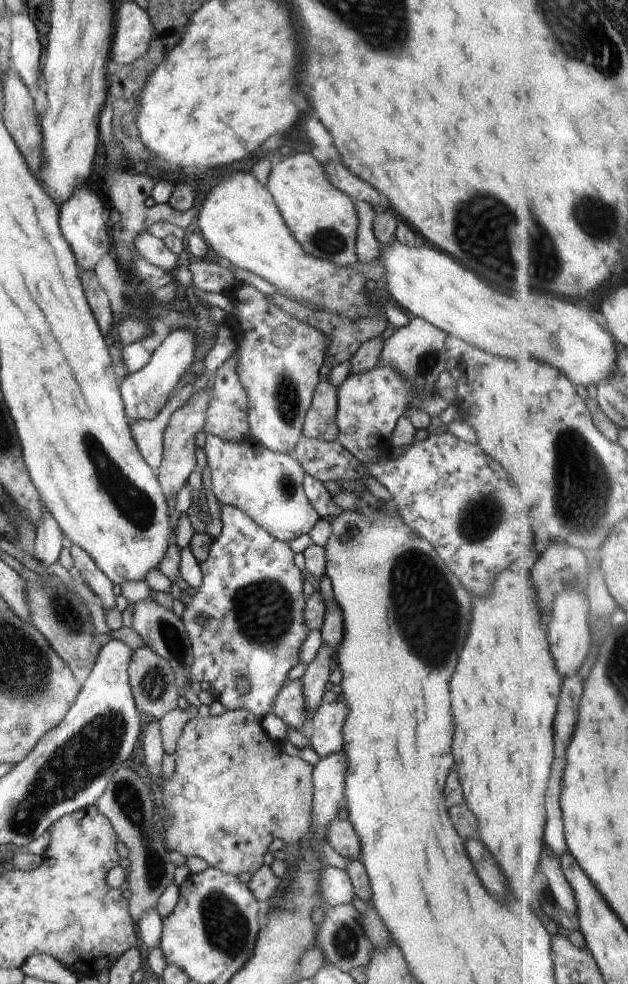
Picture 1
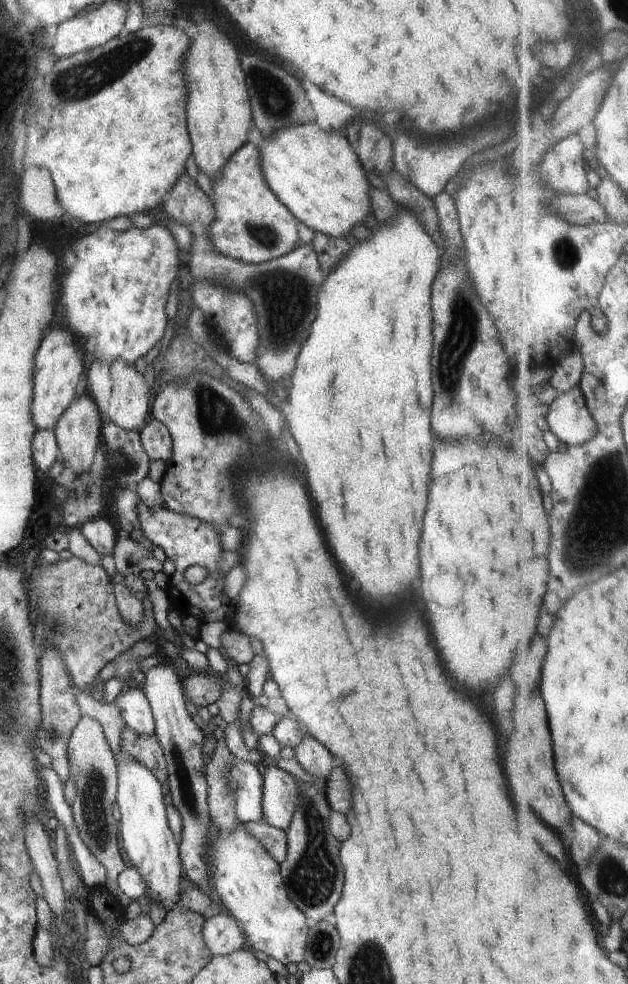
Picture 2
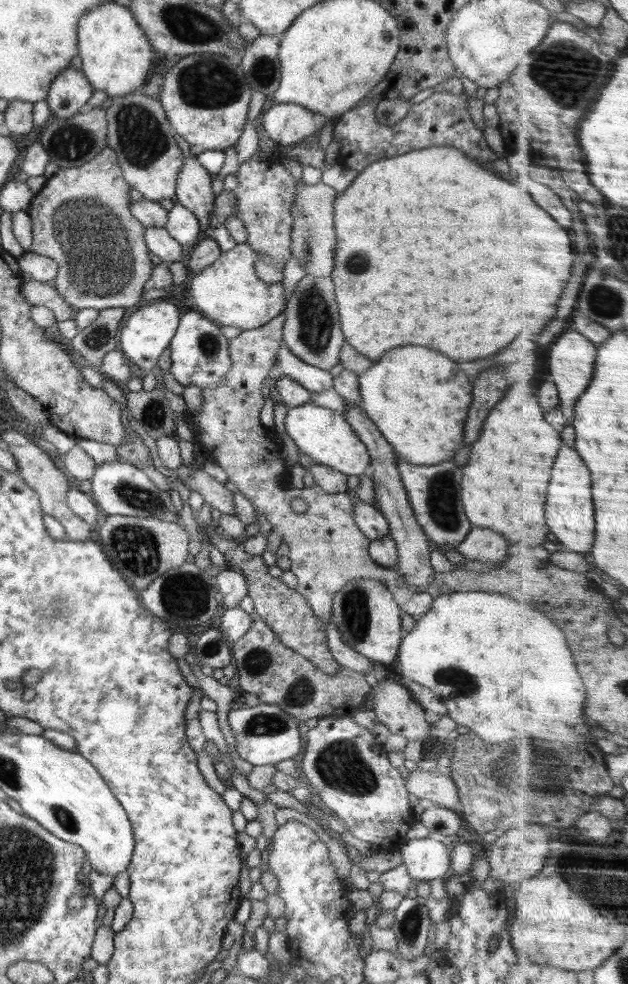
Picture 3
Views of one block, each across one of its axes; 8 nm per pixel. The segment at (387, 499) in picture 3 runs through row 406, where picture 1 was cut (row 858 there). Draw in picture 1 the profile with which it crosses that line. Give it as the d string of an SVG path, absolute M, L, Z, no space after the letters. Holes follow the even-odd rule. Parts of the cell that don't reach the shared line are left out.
M345 815L329 822L325 838L340 856L352 861L361 860L360 837Z

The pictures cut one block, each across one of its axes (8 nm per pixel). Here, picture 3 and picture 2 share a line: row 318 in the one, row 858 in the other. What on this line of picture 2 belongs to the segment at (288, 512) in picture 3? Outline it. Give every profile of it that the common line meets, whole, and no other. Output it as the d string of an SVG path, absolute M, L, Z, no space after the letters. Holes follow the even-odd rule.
M247 822L242 823L247 832L251 833L253 837L267 851L275 861L281 865L284 862L287 853L287 831L273 827L266 822Z

